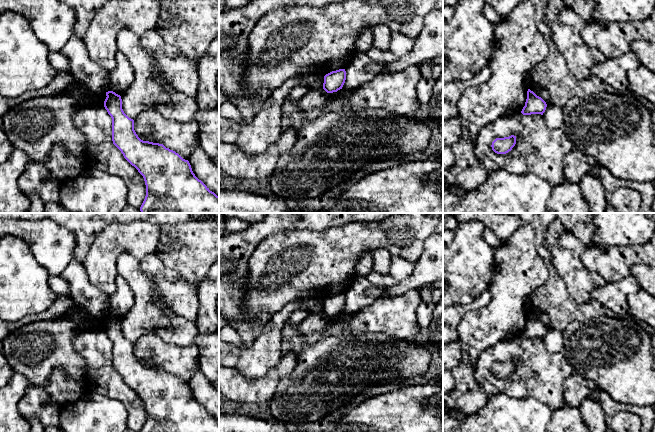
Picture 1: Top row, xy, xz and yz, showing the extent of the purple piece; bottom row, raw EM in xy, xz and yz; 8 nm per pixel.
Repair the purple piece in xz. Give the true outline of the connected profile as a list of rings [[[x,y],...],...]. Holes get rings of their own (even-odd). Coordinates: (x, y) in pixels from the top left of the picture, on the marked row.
[[[345,69],[332,71],[324,76],[323,89],[327,93],[337,92],[342,89],[346,80]]]

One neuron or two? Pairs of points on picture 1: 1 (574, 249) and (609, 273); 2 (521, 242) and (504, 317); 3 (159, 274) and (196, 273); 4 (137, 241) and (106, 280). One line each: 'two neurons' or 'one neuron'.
1: two neurons
2: one neuron
3: two neurons
4: one neuron

